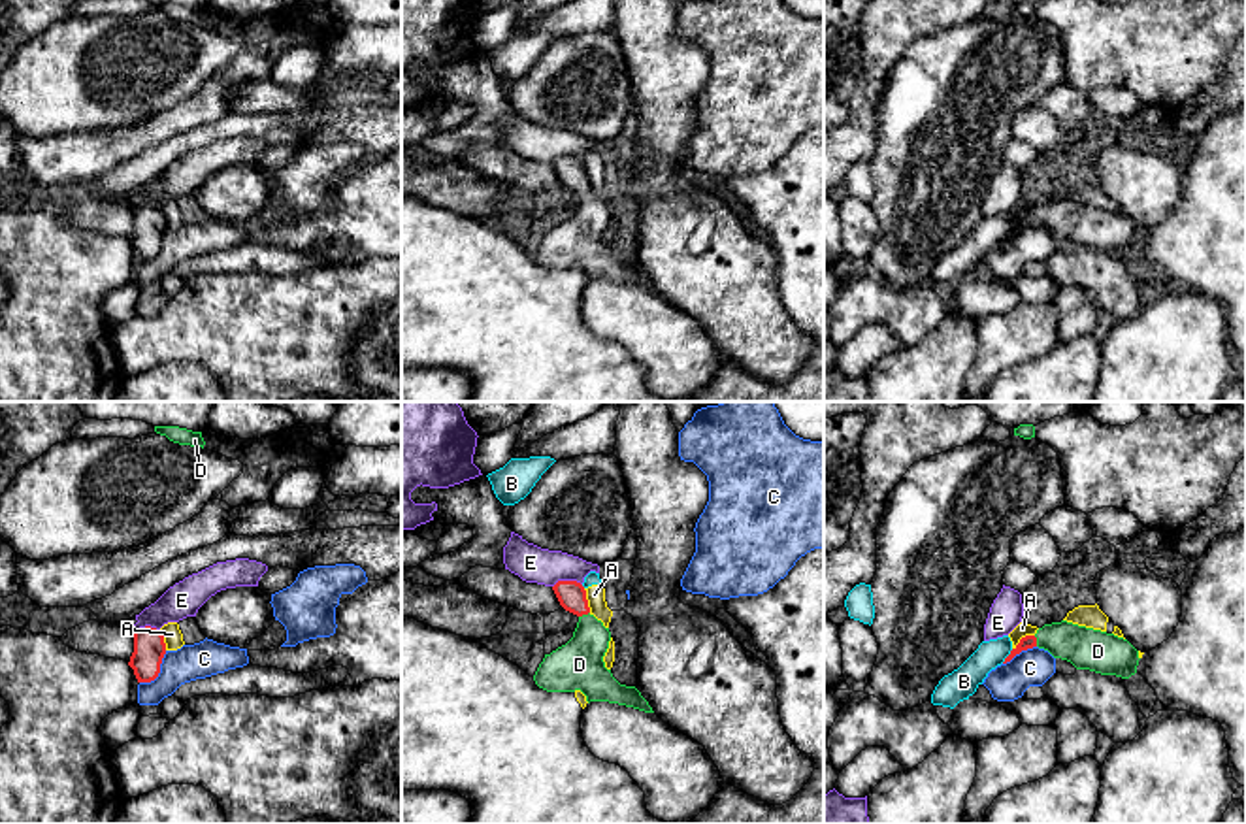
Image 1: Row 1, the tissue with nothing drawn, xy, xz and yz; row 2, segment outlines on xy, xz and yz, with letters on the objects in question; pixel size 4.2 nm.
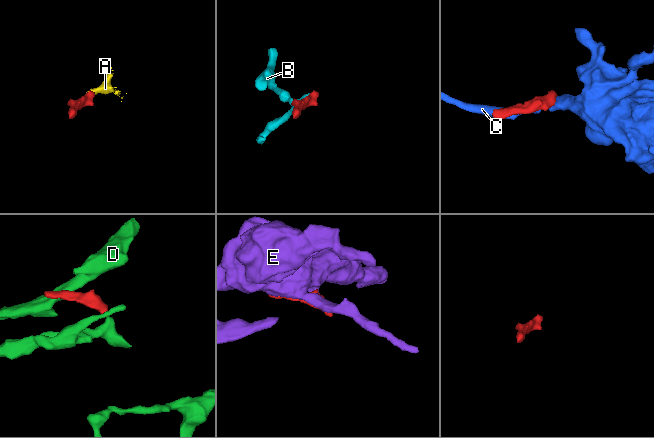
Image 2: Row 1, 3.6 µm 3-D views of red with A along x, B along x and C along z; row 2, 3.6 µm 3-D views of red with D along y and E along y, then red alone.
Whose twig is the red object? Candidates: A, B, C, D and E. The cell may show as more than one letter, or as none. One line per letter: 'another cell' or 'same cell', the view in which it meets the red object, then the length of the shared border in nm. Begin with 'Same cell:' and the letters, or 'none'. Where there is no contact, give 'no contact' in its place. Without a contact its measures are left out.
Same cell: D
A: another cell; meets red in yz; contact 120 nm long
B: another cell; meets red in yz; contact 80 nm long
C: another cell; meets red in xy; contact 180 nm long
D: same cell; meets red in xz; contact 50 nm long
E: another cell; meets red in xz; contact 130 nm long

